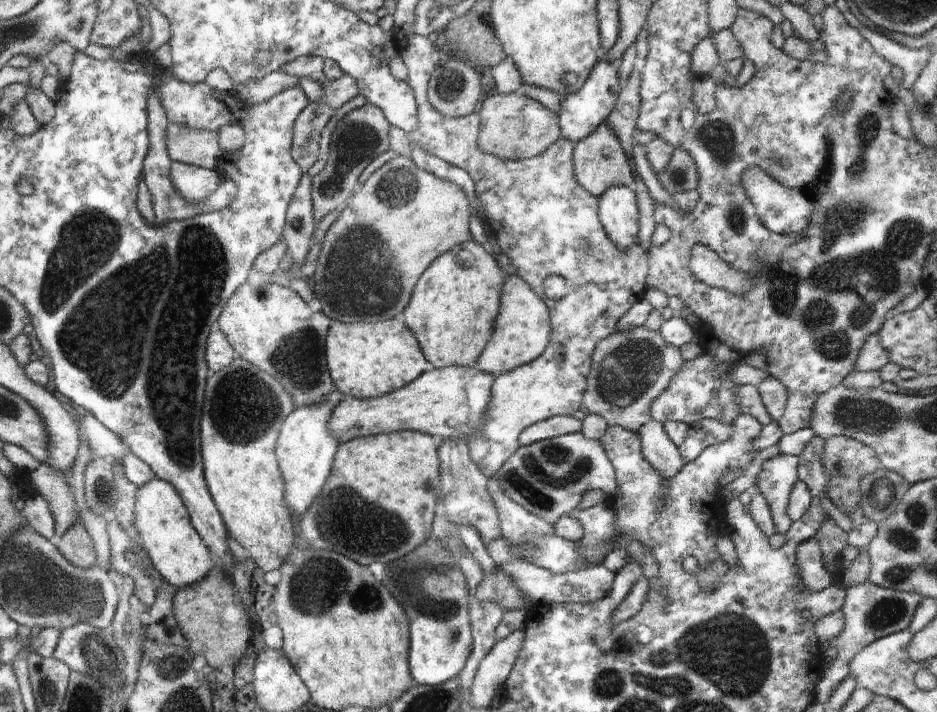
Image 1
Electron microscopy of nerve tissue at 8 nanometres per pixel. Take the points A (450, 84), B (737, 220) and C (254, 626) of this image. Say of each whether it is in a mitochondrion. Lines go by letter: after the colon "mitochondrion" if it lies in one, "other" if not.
A: mitochondrion
B: mitochondrion
C: other

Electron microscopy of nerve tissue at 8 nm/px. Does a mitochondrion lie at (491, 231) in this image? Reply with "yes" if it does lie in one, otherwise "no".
no

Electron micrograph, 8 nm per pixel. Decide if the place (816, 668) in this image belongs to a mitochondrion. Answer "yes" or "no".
no

